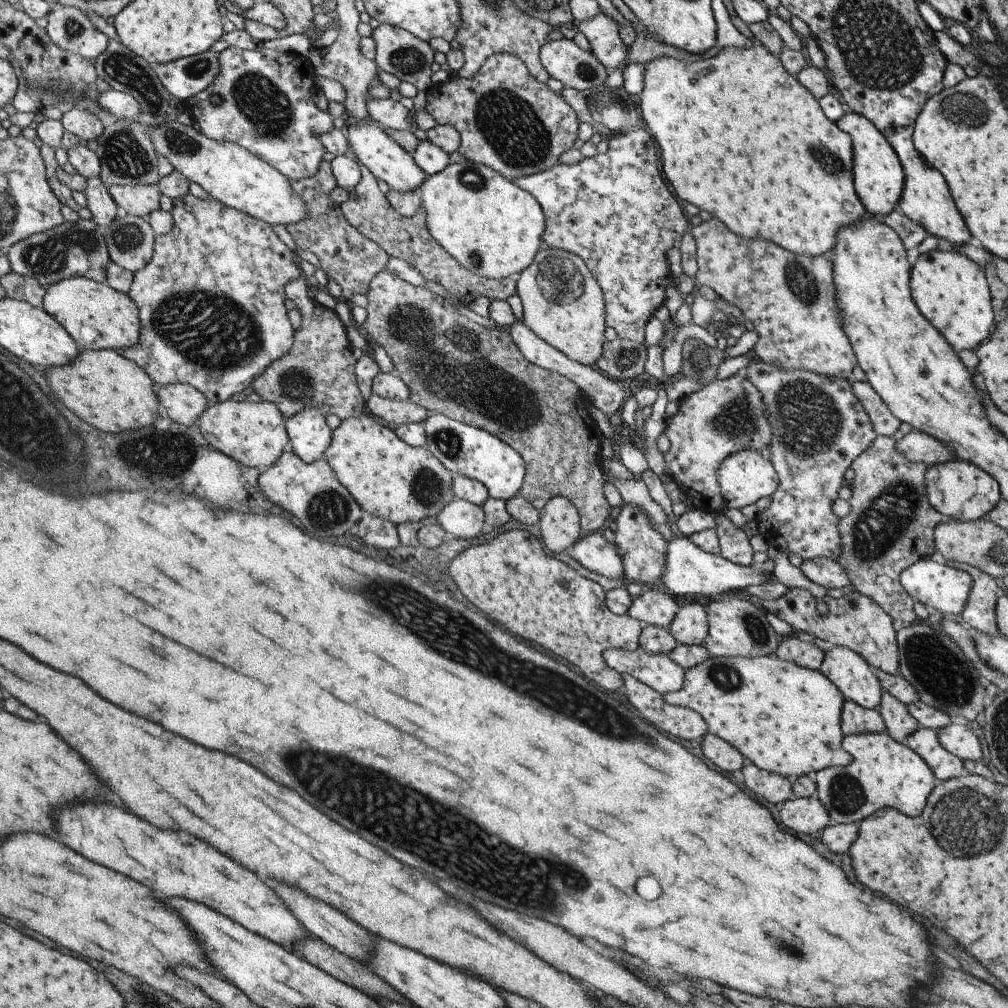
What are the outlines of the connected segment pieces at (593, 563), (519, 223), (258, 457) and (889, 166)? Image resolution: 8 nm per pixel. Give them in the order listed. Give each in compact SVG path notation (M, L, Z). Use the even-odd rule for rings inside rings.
M601 532L587 533L578 539L574 544L574 559L584 568L603 574L606 578L624 578L624 563L618 554L615 543L610 543Z
M465 160L463 163L448 163L440 172L430 175L418 188L418 194L421 196L421 207L425 210L427 227L430 234L436 239L436 242L446 249L465 269L479 274L481 277L489 279L503 279L521 273L528 268L536 253L544 246L543 234L546 230L545 216L540 203L528 191L520 188L514 181L505 179L499 172L496 172L488 165Z
M228 399L214 403L198 419L198 426L204 438L220 452L237 460L245 467L262 468L272 466L282 456L282 450L288 444L288 435L284 428L281 409L270 401L248 402Z
M846 113L838 120L838 128L847 132L853 142L853 181L854 186L868 213L890 214L902 196L905 183L903 166L896 151L890 146L883 132L865 116Z

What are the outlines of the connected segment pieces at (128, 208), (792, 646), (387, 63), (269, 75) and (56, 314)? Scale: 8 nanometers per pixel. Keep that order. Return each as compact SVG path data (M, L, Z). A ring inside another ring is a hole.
M112 185L108 187L112 198L116 201L120 212L148 218L152 211L160 209L161 189L156 185Z
M794 633L780 639L775 655L780 660L819 670L824 660L825 652L814 643L798 639L796 633Z
M382 23L376 29L373 30L373 35L376 45L375 63L379 71L385 70L394 74L396 78L401 81L410 82L416 86L417 95L413 98L413 108L415 112L412 112L412 116L422 130L430 130L433 126L437 125L437 122L432 118L432 115L426 110L427 92L433 85L432 83L432 63L434 60L434 51L430 47L428 41L422 40L417 36L414 36L411 32L404 30L400 27L388 23Z
M258 45L252 49L227 47L219 54L219 74L212 85L185 102L188 112L200 126L200 132L218 142L231 142L249 149L262 160L269 162L292 182L314 176L324 156L323 137L334 130L331 114L322 112L312 102L314 74L308 70L312 63L296 53L282 53ZM218 94L224 101L220 107L209 102L210 96Z
M70 277L47 288L43 308L77 341L81 351L133 347L141 336L140 309L126 293L88 277Z

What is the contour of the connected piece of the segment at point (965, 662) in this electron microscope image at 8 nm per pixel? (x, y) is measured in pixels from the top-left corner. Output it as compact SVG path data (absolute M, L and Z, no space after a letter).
M916 620L914 624L904 627L897 632L899 648L899 672L918 693L919 700L938 710L943 710L953 718L953 721L973 721L982 712L988 699L985 688L980 683L980 670L970 662L970 659L962 652L962 649L944 632L942 628L936 628L927 621Z

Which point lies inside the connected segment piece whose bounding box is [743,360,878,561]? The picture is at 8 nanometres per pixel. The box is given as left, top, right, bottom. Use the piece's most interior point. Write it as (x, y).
(818, 427)

